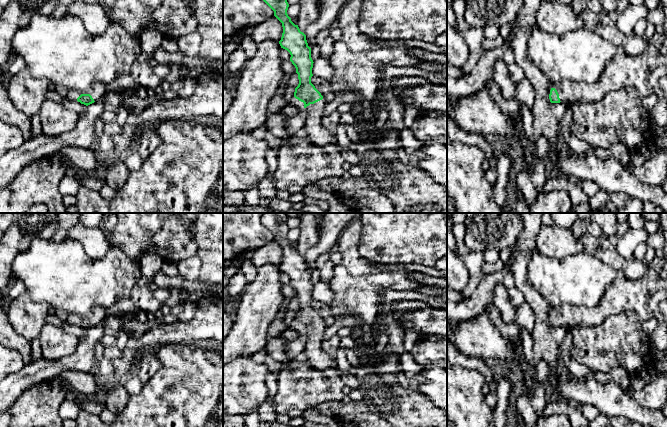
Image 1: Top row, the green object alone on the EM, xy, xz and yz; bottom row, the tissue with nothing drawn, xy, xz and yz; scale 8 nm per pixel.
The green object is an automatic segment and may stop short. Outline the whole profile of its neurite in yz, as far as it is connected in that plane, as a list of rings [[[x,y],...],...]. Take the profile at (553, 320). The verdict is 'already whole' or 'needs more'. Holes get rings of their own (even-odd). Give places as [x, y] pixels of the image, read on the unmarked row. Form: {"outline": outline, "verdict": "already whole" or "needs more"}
{"outline": [[[655,257],[647,266],[645,274],[640,279],[629,280],[624,277],[613,281],[597,307],[586,308],[565,304],[556,312],[551,312],[549,318],[550,326],[562,326],[565,329],[571,329],[576,326],[595,326],[602,323],[608,316],[627,310],[635,311],[641,322],[652,318],[653,312],[649,304],[652,295],[661,289],[667,289],[667,279],[660,277],[662,269],[662,263],[658,260],[658,257]]], "verdict": "needs more"}

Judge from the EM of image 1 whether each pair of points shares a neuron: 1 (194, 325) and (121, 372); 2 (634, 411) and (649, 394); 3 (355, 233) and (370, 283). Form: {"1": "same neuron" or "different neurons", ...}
{"1": "same neuron", "2": "different neurons", "3": "same neuron"}

